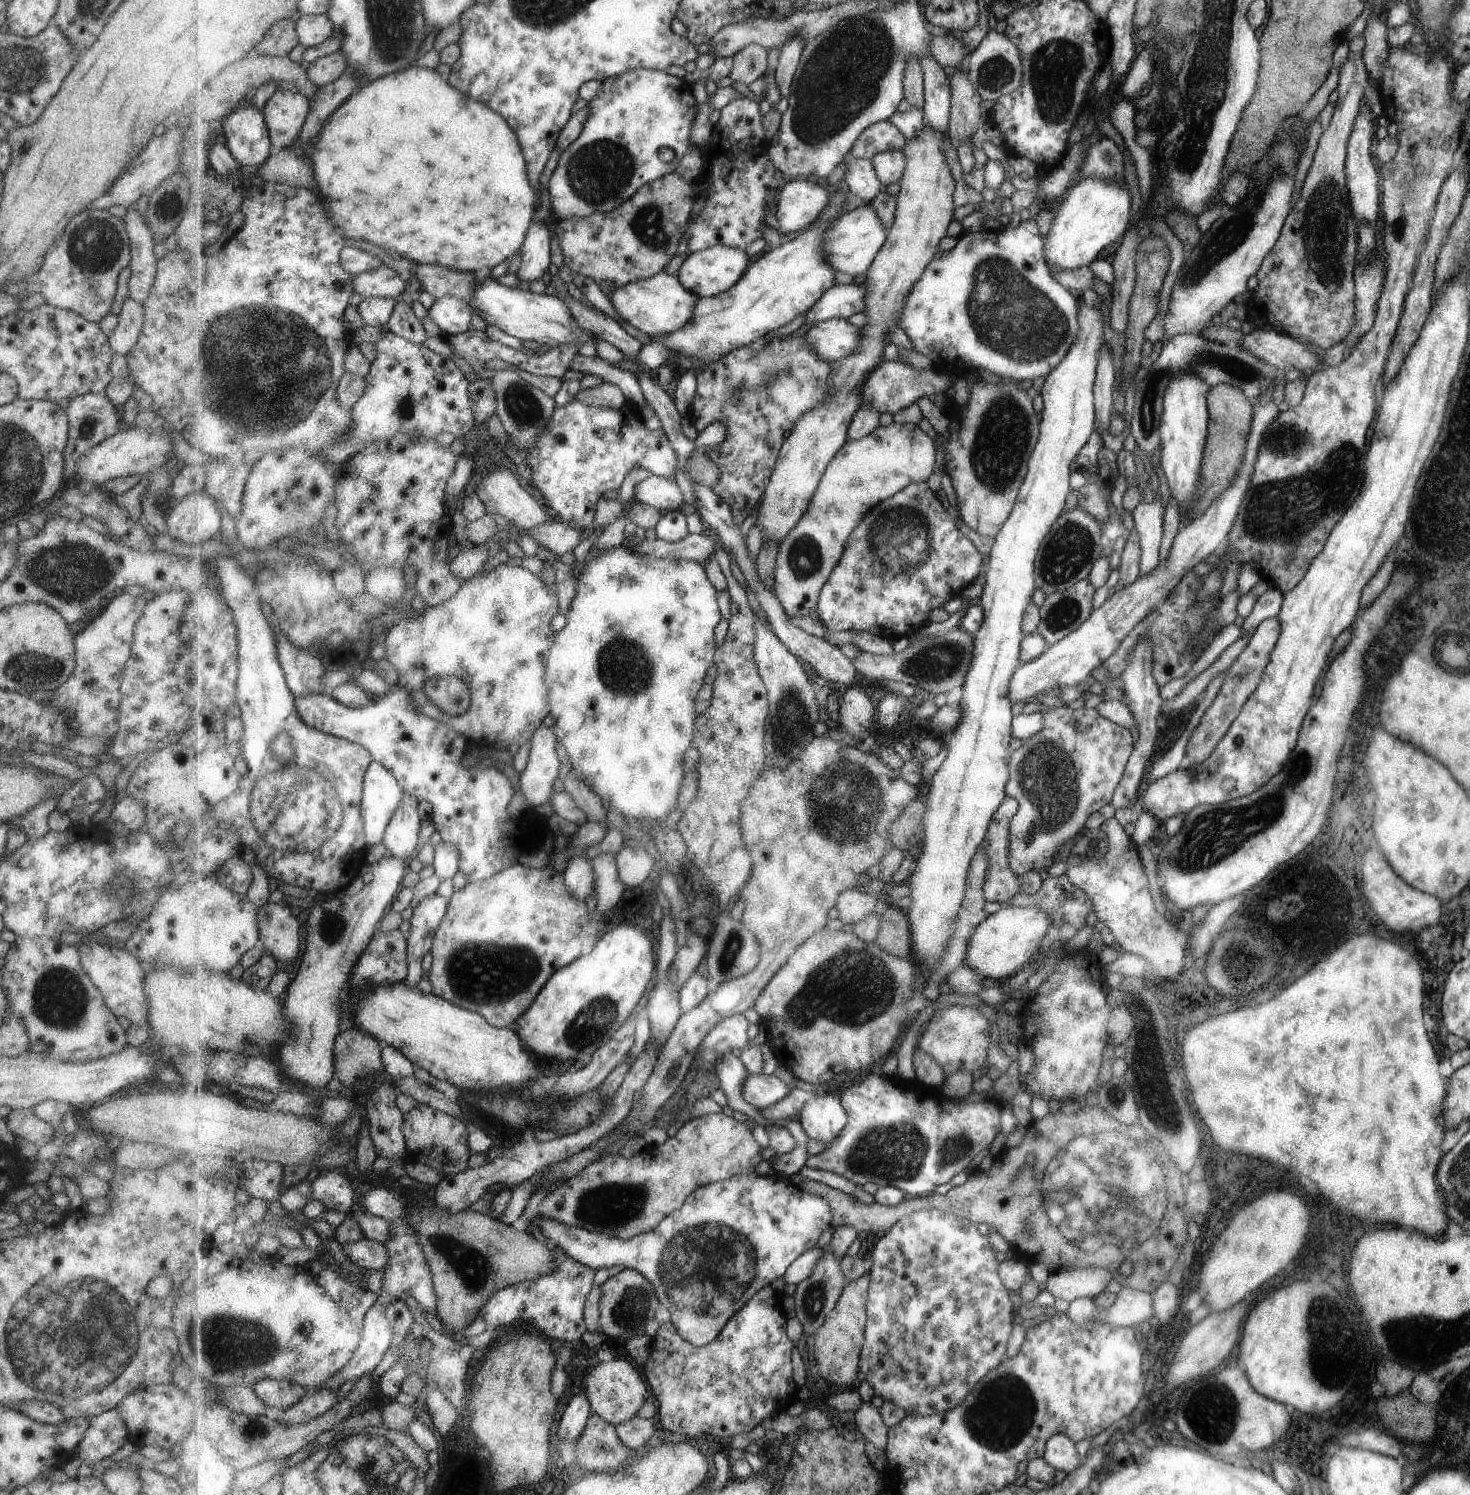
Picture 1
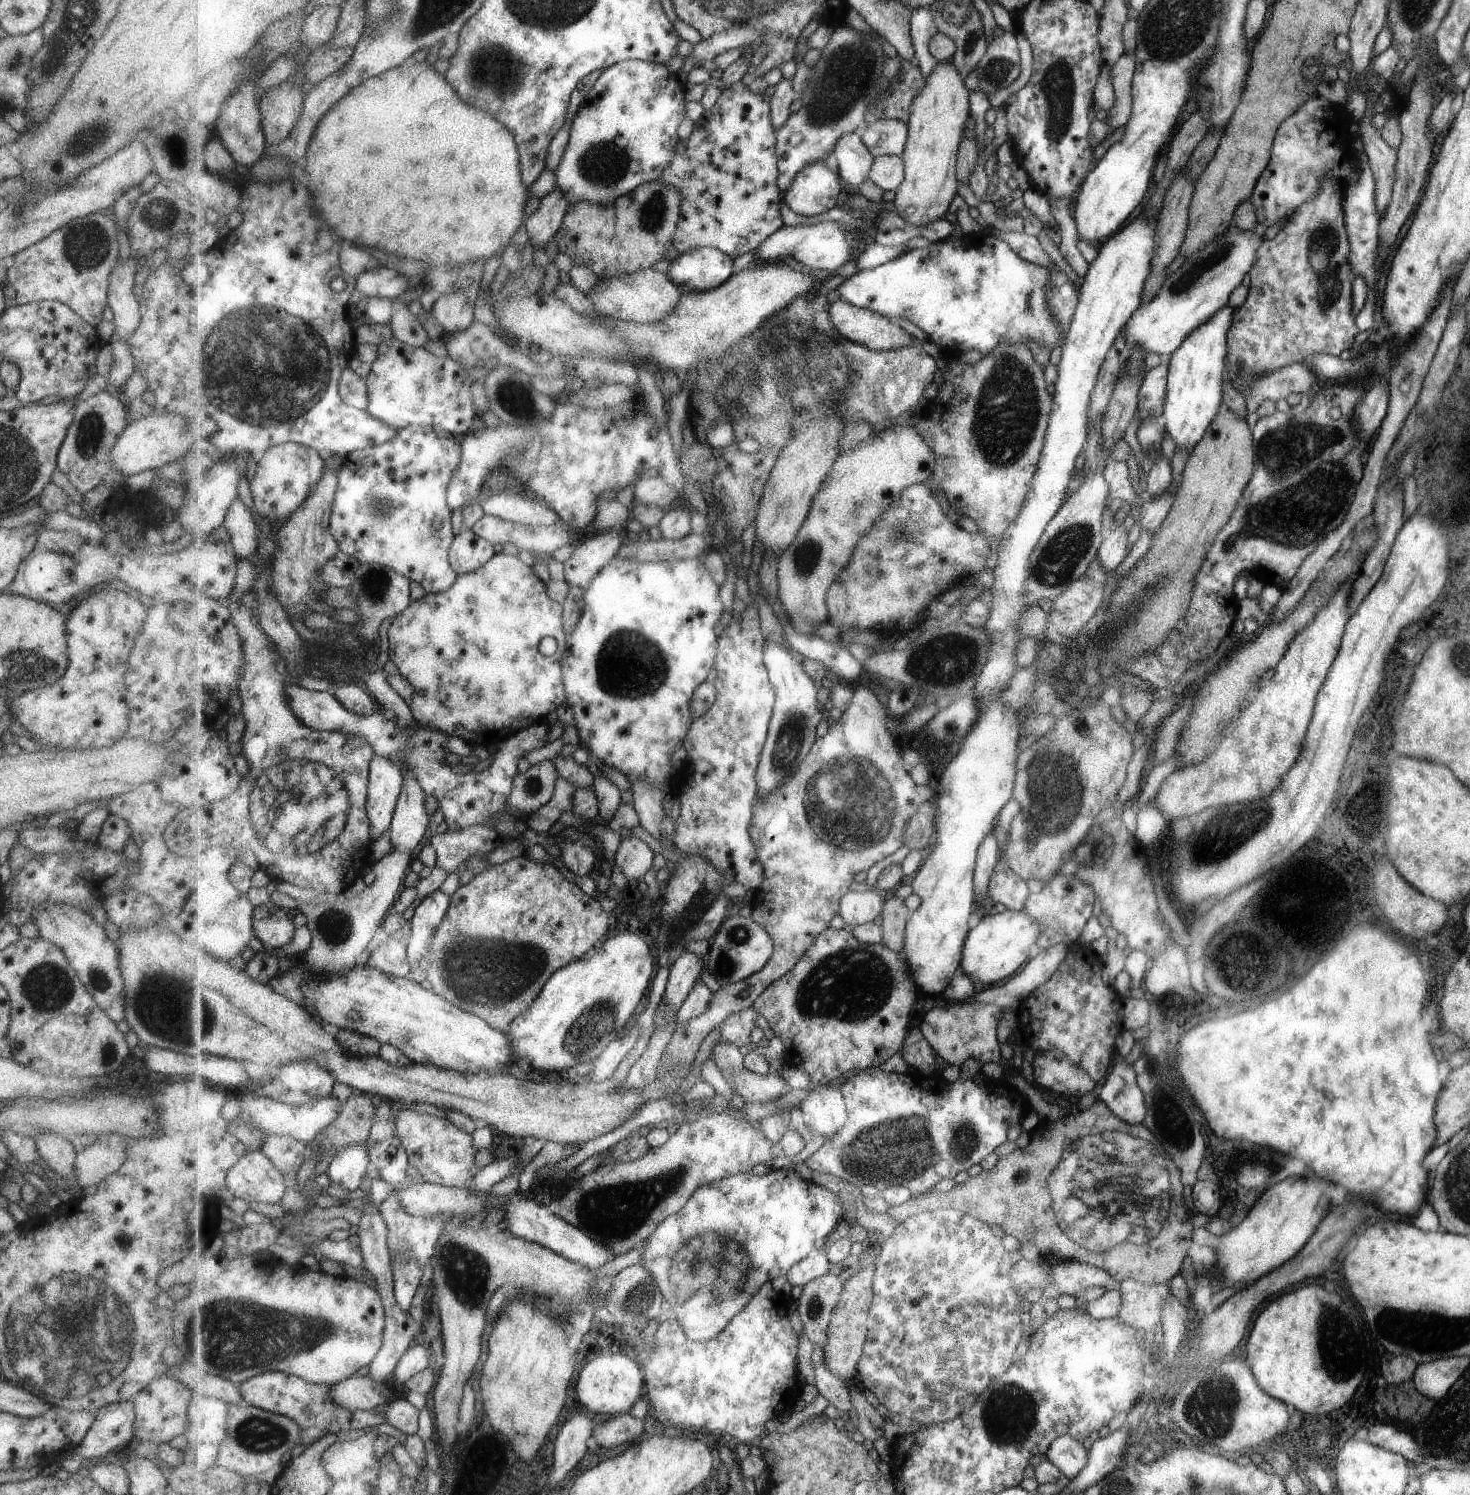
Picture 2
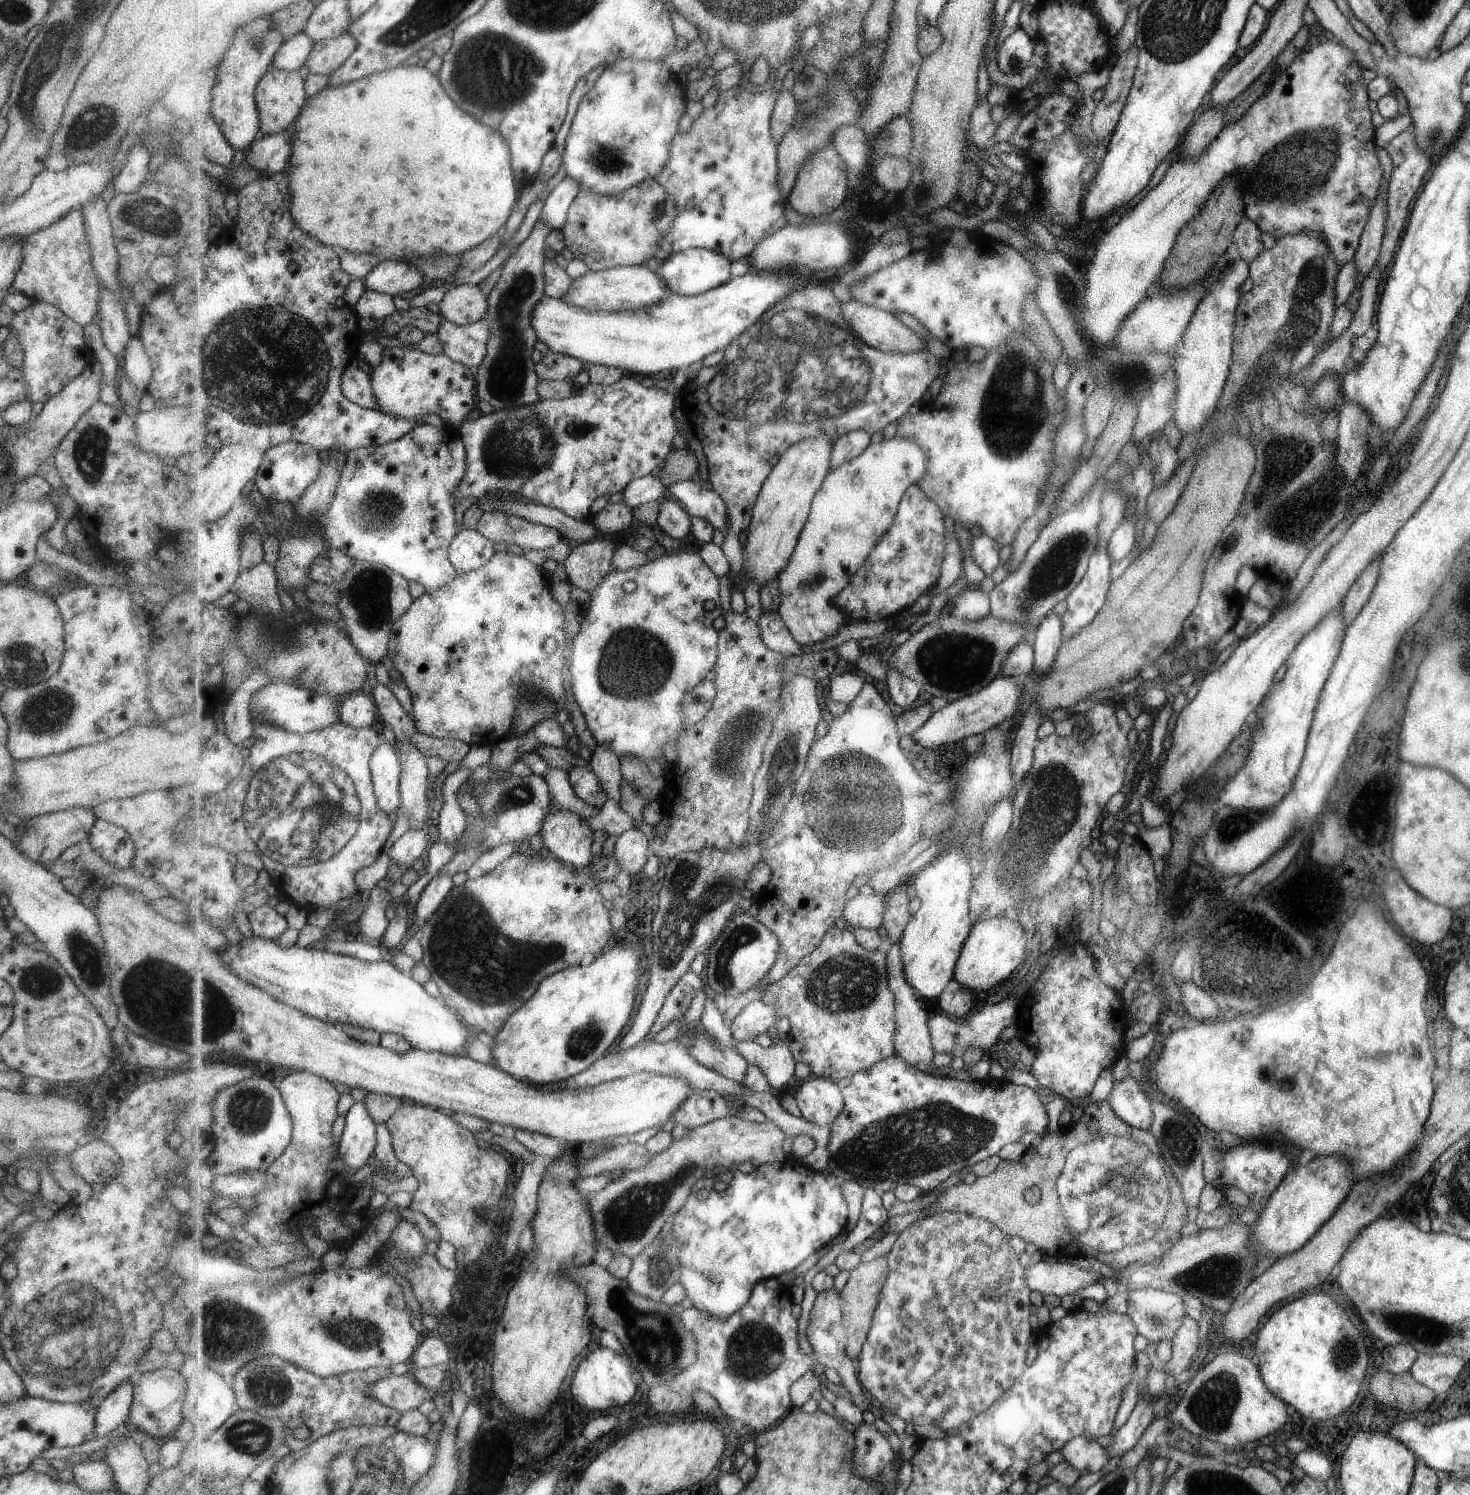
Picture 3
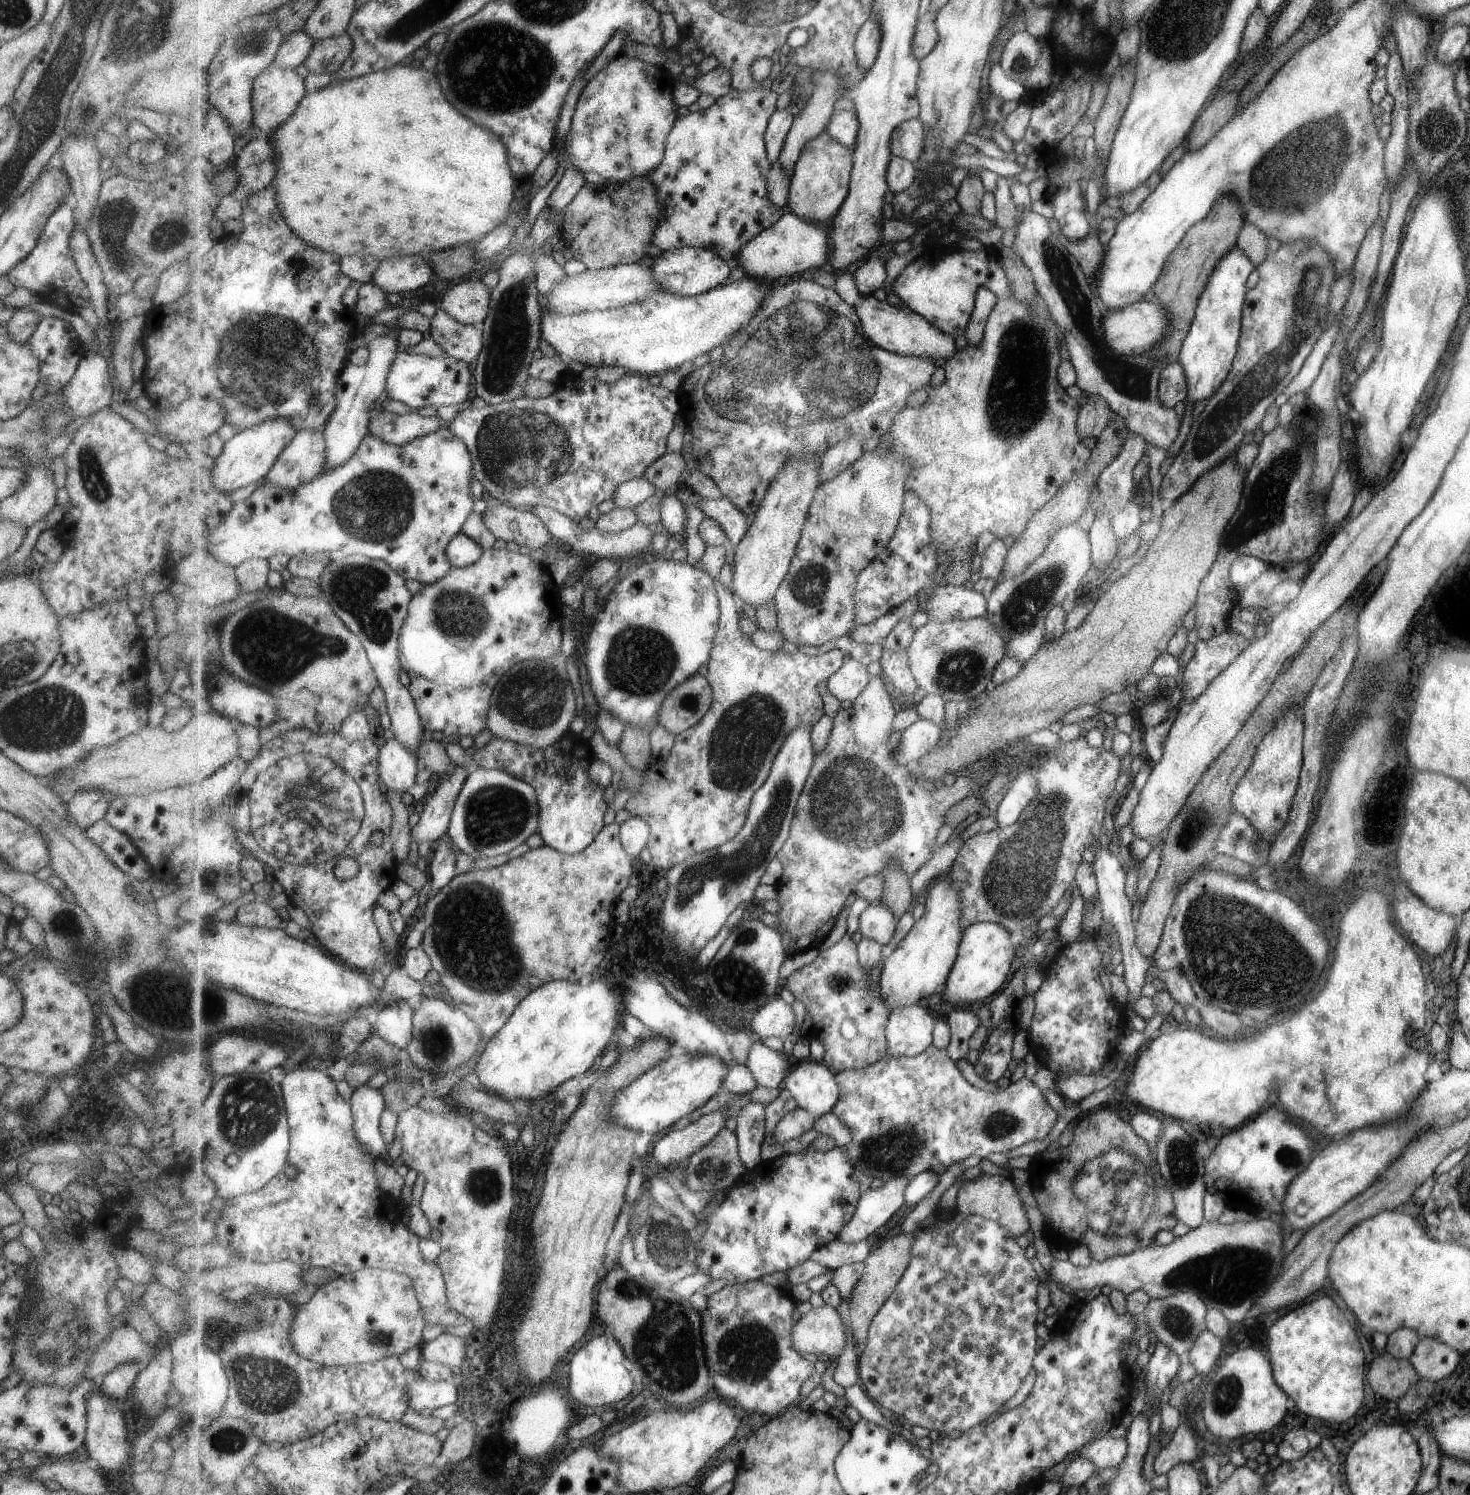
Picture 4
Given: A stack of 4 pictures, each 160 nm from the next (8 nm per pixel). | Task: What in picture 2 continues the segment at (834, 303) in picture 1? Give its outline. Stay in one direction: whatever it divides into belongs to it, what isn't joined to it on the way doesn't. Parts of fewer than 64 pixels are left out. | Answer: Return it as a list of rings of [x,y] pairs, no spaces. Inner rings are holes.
[[[985,229],[963,235],[957,241],[943,239],[926,248],[911,250],[909,254],[874,268],[857,269],[836,291],[839,301],[847,302],[855,308],[871,310],[894,323],[897,323],[898,318],[905,318],[923,330],[928,339],[927,345],[935,344],[946,356],[971,349],[987,356],[997,350],[997,344],[1025,344],[1029,348],[1031,340],[1043,348],[1053,350],[1062,342],[1053,314],[1047,310],[1045,302],[1049,294],[1048,270],[1021,259],[1007,242],[999,240]]]

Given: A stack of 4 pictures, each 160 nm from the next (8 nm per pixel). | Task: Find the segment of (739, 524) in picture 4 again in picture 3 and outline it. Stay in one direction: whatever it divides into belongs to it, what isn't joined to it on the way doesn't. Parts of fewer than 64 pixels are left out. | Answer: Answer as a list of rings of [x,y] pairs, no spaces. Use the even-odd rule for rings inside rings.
[[[692,479],[677,481],[667,489],[669,497],[675,498],[692,517],[701,517],[723,534],[730,527],[728,504],[726,500],[713,488],[703,488]]]

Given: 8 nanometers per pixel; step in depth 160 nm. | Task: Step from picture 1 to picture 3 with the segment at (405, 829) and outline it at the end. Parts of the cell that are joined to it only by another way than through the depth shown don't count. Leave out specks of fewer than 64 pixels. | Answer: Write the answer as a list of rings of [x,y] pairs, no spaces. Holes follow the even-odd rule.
[[[411,738],[395,740],[403,774],[401,777],[401,794],[405,794],[405,810],[411,812],[411,826],[421,828],[427,818],[427,792],[431,789],[427,757]]]

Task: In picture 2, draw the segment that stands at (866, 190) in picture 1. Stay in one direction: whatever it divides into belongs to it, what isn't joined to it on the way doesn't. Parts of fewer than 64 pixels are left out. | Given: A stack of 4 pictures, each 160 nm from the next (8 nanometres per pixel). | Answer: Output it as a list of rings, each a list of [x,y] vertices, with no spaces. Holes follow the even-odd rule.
[[[857,132],[841,136],[841,140],[835,144],[833,159],[836,158],[839,160],[837,164],[839,176],[845,183],[851,185],[852,189],[870,179],[873,164],[877,160]]]

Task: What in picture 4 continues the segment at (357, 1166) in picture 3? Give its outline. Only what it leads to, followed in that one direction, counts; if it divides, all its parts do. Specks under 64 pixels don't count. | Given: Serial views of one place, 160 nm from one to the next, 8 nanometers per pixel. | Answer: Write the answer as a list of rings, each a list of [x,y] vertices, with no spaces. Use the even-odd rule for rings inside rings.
[[[363,1085],[354,1090],[350,1102],[358,1141],[368,1153],[382,1158],[389,1147],[380,1131],[380,1120],[386,1109],[385,1095],[381,1089]]]

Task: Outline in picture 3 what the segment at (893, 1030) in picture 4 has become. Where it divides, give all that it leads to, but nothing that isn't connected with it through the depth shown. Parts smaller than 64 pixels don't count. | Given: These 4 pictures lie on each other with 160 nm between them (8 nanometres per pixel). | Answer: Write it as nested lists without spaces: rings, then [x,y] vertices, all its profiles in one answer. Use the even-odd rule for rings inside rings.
[[[901,941],[891,944],[888,948],[889,964],[889,984],[892,992],[897,996],[897,1036],[895,1037],[895,1046],[897,1053],[903,1060],[909,1062],[914,1067],[922,1071],[931,1073],[936,1071],[934,1058],[936,1050],[929,1028],[929,1018],[931,1012],[926,1009],[924,1000],[919,996],[918,990],[909,984],[905,976],[905,964],[903,964],[903,952]]]

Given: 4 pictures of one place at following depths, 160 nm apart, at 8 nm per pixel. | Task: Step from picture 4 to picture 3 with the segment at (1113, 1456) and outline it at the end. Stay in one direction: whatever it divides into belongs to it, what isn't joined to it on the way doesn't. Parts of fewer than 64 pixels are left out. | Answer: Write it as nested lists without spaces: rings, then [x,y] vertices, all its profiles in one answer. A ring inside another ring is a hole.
[[[1087,1437],[1072,1438],[1058,1451],[1080,1476],[1100,1470],[1110,1458],[1105,1447],[1101,1447],[1095,1439]]]

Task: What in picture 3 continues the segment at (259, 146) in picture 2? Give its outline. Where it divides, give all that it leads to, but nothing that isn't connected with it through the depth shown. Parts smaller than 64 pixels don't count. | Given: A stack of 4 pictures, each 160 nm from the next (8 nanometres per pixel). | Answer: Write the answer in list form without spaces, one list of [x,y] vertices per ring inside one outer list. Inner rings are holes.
[[[272,16],[248,22],[236,32],[231,48],[219,65],[219,82],[213,89],[212,116],[226,140],[237,152],[247,150],[260,133],[260,110],[256,101],[259,81],[271,70],[277,51],[284,45],[285,36],[274,27]]]

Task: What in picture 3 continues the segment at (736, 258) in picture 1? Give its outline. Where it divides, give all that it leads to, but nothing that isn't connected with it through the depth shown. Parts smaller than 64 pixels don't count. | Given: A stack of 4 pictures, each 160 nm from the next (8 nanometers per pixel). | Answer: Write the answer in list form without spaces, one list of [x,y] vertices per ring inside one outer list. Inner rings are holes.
[[[699,247],[683,249],[681,252],[669,255],[662,261],[656,272],[670,286],[670,290],[673,293],[698,295],[731,280],[732,261],[716,250]]]

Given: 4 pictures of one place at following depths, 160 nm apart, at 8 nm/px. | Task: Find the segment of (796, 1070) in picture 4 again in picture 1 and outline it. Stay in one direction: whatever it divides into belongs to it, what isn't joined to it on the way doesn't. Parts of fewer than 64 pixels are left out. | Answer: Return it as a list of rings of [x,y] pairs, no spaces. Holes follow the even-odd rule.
[[[840,1093],[817,1095],[800,1113],[798,1120],[811,1139],[828,1146],[848,1125],[848,1115],[843,1108]]]

